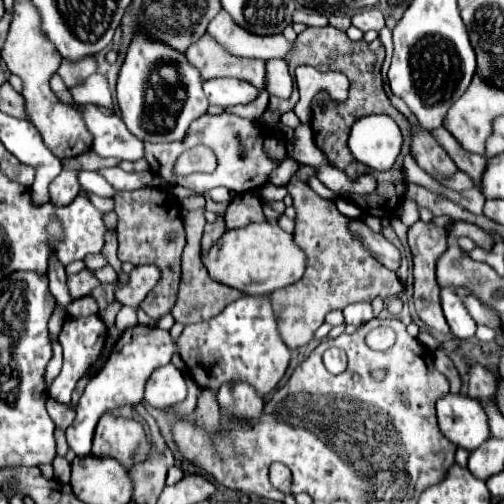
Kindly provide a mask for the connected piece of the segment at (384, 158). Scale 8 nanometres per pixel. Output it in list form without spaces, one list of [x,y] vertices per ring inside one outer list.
[[[368,115],[354,123],[350,151],[357,161],[372,170],[390,169],[402,149],[402,133],[388,115]]]

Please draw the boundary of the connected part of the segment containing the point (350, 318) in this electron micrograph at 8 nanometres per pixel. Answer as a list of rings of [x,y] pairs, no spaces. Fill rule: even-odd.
[[[358,301],[358,303],[350,303],[344,307],[344,319],[348,325],[364,325],[374,317],[372,313],[372,305],[366,301]]]

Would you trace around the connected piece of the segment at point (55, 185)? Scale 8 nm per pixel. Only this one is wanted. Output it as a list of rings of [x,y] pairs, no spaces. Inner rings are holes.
[[[62,171],[52,183],[50,183],[50,203],[54,207],[66,207],[77,197],[80,191],[78,185],[78,171]]]

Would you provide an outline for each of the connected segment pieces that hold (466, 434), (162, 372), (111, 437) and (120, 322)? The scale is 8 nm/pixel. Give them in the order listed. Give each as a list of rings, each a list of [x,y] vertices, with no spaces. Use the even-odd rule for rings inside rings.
[[[448,393],[436,403],[436,415],[440,433],[456,447],[474,451],[490,437],[488,417],[472,397]]]
[[[172,365],[158,367],[146,381],[144,401],[158,409],[168,409],[186,399],[186,381],[182,373]]]
[[[110,413],[100,417],[94,431],[92,455],[112,457],[116,461],[122,461],[120,465],[126,465],[126,469],[132,469],[134,465],[146,461],[150,451],[152,445],[142,423]]]
[[[122,307],[116,315],[116,327],[120,331],[128,329],[128,327],[134,327],[138,325],[138,319],[136,319],[136,309],[134,307]]]

